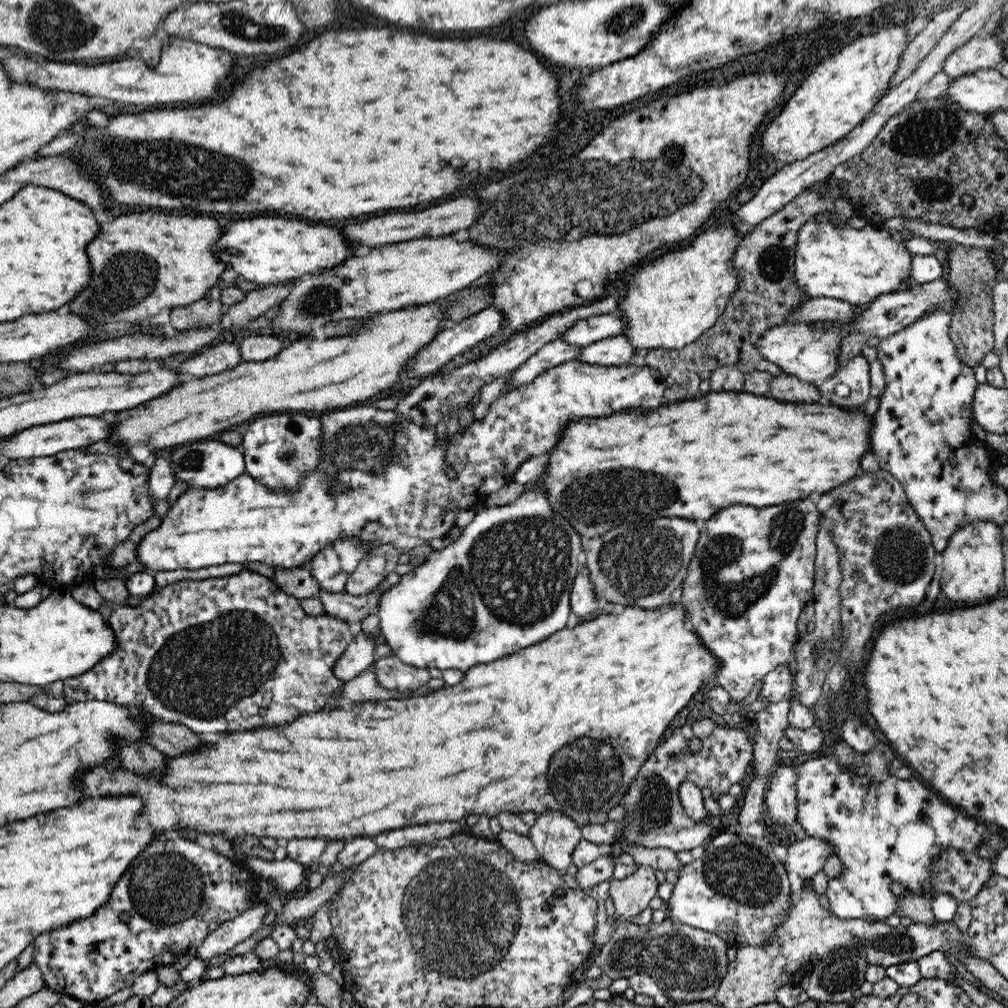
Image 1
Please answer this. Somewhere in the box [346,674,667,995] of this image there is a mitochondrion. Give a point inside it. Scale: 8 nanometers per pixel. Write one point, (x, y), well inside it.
(462, 883)

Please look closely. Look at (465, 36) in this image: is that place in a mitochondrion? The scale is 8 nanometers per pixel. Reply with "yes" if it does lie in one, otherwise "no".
no

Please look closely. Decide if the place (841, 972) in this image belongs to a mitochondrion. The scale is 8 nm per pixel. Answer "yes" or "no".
yes

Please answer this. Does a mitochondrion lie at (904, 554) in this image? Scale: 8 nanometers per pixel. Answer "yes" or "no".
yes

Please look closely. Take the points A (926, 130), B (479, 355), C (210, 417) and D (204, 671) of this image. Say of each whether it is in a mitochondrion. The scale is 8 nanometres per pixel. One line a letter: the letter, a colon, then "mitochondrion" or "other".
A: mitochondrion
B: other
C: other
D: mitochondrion

